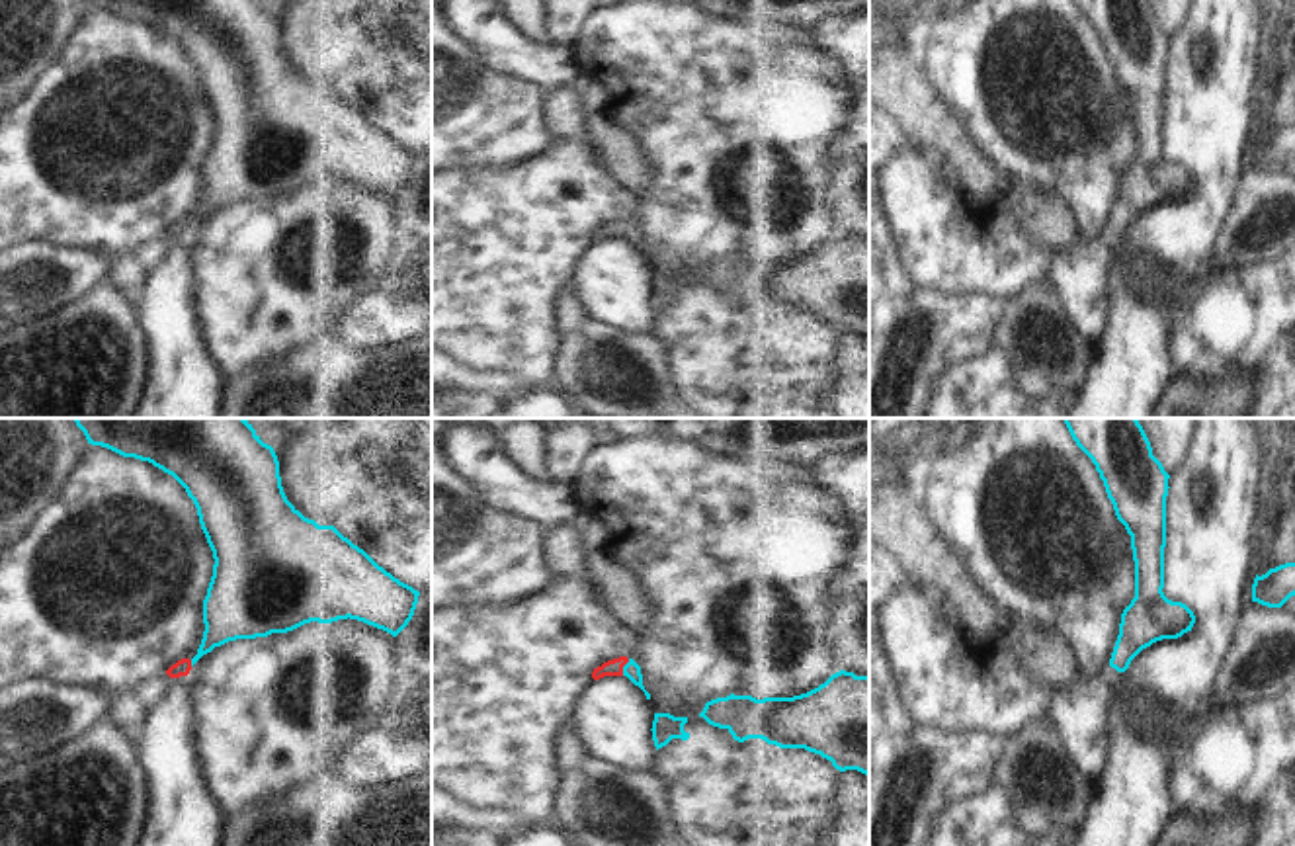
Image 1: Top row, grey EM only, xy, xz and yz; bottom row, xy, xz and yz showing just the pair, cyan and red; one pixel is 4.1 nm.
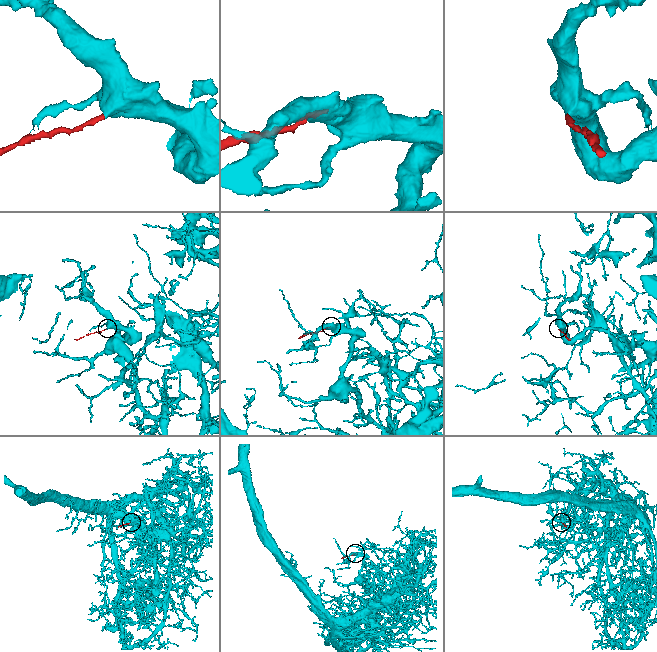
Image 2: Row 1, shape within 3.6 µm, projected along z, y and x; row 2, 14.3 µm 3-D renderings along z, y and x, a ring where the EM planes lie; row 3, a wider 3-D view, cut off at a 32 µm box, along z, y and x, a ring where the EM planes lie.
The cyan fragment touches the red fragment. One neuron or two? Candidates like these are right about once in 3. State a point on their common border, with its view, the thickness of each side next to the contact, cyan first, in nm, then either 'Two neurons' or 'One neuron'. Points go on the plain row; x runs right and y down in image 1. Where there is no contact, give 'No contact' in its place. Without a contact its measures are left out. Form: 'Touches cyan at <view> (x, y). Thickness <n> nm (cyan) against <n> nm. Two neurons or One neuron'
Touches cyan at xz (624, 229). Thickness 70 nm (cyan) against 70 nm. One neuron.

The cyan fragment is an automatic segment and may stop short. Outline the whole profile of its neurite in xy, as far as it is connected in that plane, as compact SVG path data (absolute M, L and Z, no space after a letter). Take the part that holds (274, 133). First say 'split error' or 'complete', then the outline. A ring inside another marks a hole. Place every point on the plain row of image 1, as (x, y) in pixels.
split error | M86 0L123 20L148 23L172 37L193 63L201 92L213 113L213 139L203 162L203 201L197 217L172 227L170 240L188 238L191 229L215 209L236 201L287 195L305 186L357 182L397 199L412 182L420 154L379 129L363 111L344 100L334 88L318 88L305 80L285 59L279 23L272 8L260 0Z

